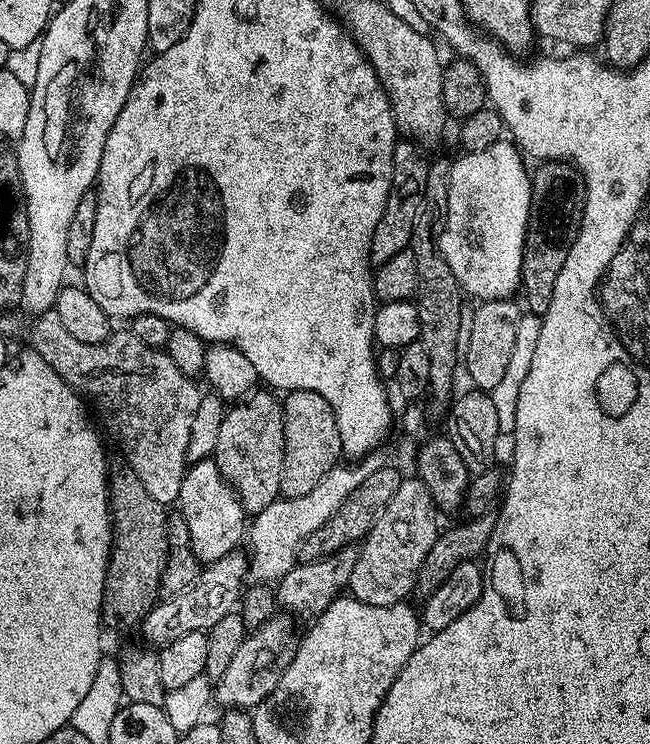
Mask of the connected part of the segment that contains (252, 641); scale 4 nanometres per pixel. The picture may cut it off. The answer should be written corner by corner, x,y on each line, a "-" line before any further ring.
275,614
260,628
245,635
242,646
238,646
226,669
226,674
215,681
214,700
217,705
220,703
224,710
252,710
271,694
274,686
278,686
280,675
296,653
296,644
292,640
292,623
294,620
291,615

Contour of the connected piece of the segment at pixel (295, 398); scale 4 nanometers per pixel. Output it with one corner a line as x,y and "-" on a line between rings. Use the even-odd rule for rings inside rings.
310,390
289,392
283,397
284,405
284,469
280,491
285,497
310,494
318,482
341,459
338,422
330,402
322,394

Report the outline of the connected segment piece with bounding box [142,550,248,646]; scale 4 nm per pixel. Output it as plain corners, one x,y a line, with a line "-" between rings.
237,550
218,558
207,565
200,576
182,594
161,599
145,615
142,621
144,636
152,646
163,646
174,642
174,638
182,638
182,634
191,632
207,632
214,622
226,618
226,614
237,611
241,603
242,593
248,580
248,556

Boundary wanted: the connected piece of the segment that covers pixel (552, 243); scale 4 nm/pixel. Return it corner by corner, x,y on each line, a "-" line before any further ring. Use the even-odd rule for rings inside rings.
550,160
539,165
532,177
532,209
528,215
528,237
524,239
524,257
520,288
524,292
523,303
528,303
527,311
543,314
548,311
548,303
554,294
554,282
562,274
562,265
566,263
566,254
578,230
584,213
584,182
571,163
562,160

